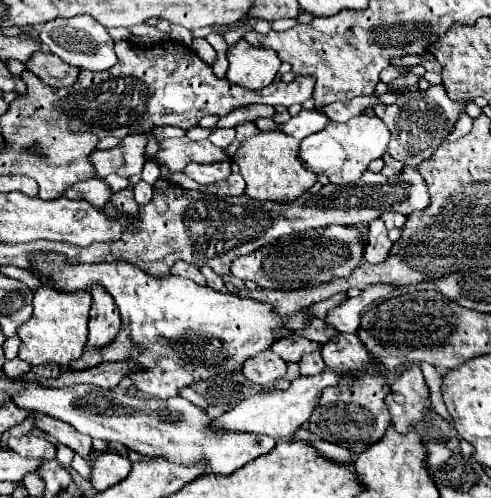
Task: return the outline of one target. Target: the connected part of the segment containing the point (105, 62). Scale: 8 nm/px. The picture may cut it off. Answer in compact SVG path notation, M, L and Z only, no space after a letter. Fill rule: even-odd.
M88 14L64 18L64 20L52 20L48 24L42 24L38 30L38 36L52 54L60 56L62 60L66 60L68 64L78 66L78 68L108 70L118 62L116 52L114 52L114 40L106 32L106 28L102 24L98 24L96 20L92 20L92 16L88 16Z

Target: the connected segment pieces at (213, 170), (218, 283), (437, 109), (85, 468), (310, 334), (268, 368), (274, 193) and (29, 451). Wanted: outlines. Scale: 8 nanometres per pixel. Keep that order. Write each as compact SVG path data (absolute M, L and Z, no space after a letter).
M216 162L216 164L188 164L182 170L188 178L200 182L200 184L214 184L218 180L224 180L230 174L230 164L228 162Z
M202 266L200 268L202 270L202 274L206 276L206 284L212 288L212 290L226 290L226 286L224 286L224 282L222 282L222 278L212 270L212 268L208 268L208 266Z
M410 86L402 94L398 94L398 100L392 106L376 104L374 106L376 116L388 126L392 134L388 144L388 154L412 156L414 166L418 166L422 160L430 158L432 152L448 138L448 134L454 130L456 120L464 112L466 104L468 100L452 100L446 94L444 86L430 86L424 92L418 86Z
M76 454L74 458L72 458L72 464L70 464L78 474L82 474L84 478L88 478L90 476L90 472L92 472L92 466L80 456L80 454Z
M322 318L312 320L312 324L310 324L304 332L296 332L296 336L306 336L308 340L314 340L314 342L318 342L318 344L326 344L330 338L334 338L334 336L338 336L338 334L340 334L340 332L338 332L334 326L326 324Z
M268 350L268 352L262 352L260 356L254 356L252 360L246 360L242 374L250 382L266 386L278 378L284 378L286 362L280 360L280 356L276 356L272 350Z
M280 130L260 132L252 138L246 138L232 158L238 164L242 178L246 180L244 194L254 200L272 200L286 204L308 192L316 184L316 174L300 162L298 144L300 142L296 138L284 136Z
M22 436L22 438L10 438L8 446L12 450L16 450L22 456L30 456L30 458L54 458L56 456L56 446L42 438L42 436Z

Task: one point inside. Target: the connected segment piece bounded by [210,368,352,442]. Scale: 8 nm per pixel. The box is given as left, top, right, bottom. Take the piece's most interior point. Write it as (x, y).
(278, 413)

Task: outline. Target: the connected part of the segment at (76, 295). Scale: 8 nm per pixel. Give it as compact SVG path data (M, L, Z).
M40 284L34 292L34 314L28 322L18 328L22 340L18 356L32 366L38 364L58 364L68 366L72 360L78 360L84 352L88 340L88 312L92 306L90 292L58 292L48 284Z

